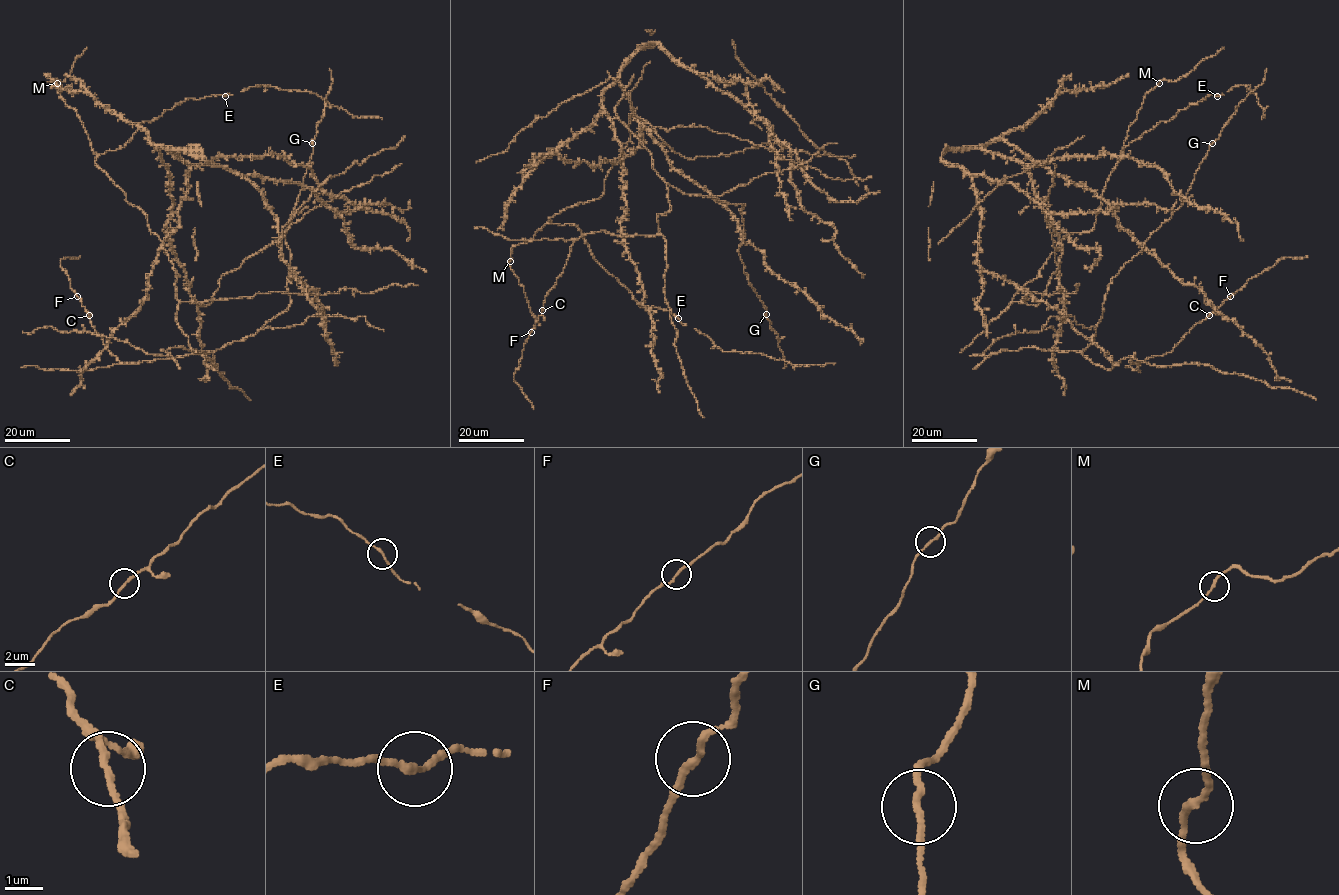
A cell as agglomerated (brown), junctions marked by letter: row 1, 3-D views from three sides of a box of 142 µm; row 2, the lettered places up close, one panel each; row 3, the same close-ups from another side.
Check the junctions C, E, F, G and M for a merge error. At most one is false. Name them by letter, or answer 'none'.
none

